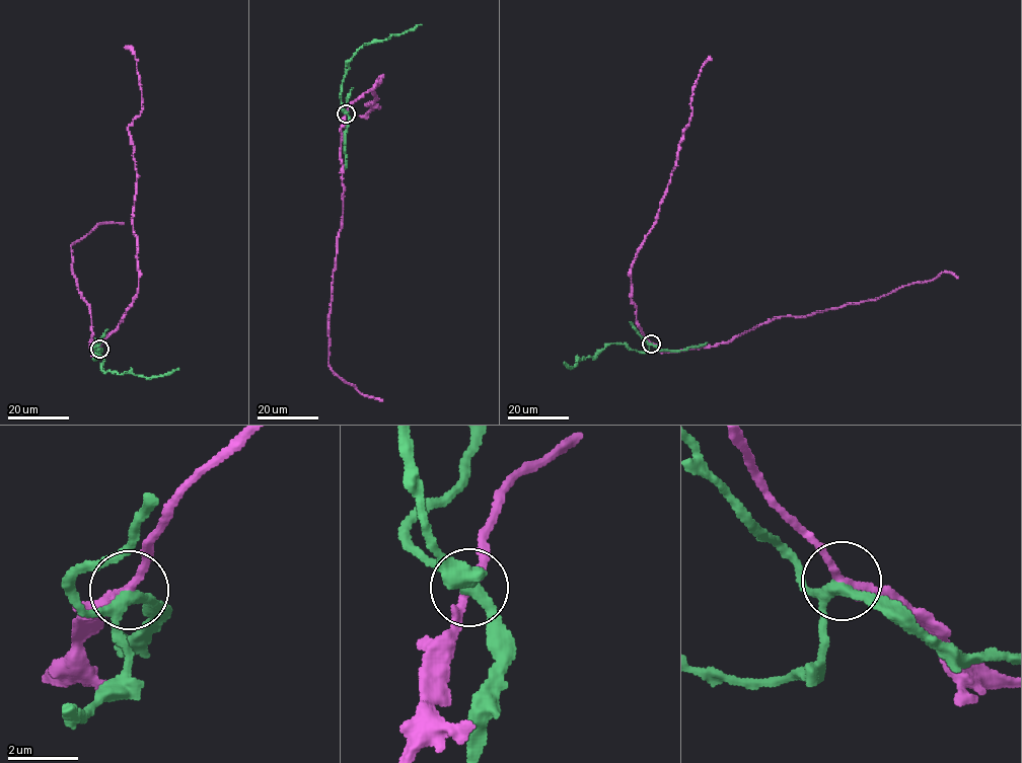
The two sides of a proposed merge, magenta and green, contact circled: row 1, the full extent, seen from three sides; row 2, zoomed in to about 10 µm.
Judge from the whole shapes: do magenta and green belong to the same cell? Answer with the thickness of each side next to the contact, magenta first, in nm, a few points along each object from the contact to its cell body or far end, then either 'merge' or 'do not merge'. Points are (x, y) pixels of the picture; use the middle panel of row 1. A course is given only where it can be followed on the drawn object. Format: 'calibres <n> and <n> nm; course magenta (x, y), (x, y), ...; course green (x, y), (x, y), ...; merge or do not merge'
calibres 220 and 280 nm; course magenta (346, 113), (341, 131), (344, 191), (331, 302), (329, 364), (331, 369), (362, 394), (382, 400); course green (346, 113), (341, 95), (348, 61), (365, 44), (386, 40), (421, 24); do not merge

